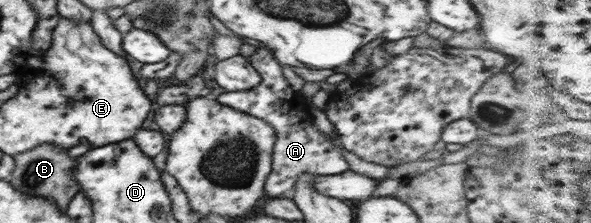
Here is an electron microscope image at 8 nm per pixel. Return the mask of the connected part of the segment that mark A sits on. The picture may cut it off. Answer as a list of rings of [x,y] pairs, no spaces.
[[[257,48],[249,57],[253,68],[261,75],[259,86],[251,90],[239,90],[231,94],[215,94],[217,102],[230,106],[242,113],[268,122],[276,132],[276,141],[272,152],[271,173],[267,177],[267,198],[290,196],[301,174],[308,172],[315,176],[337,175],[350,170],[341,148],[331,143],[331,139],[313,125],[309,108],[300,92],[292,89],[282,71],[282,64],[274,57],[269,48]]]

